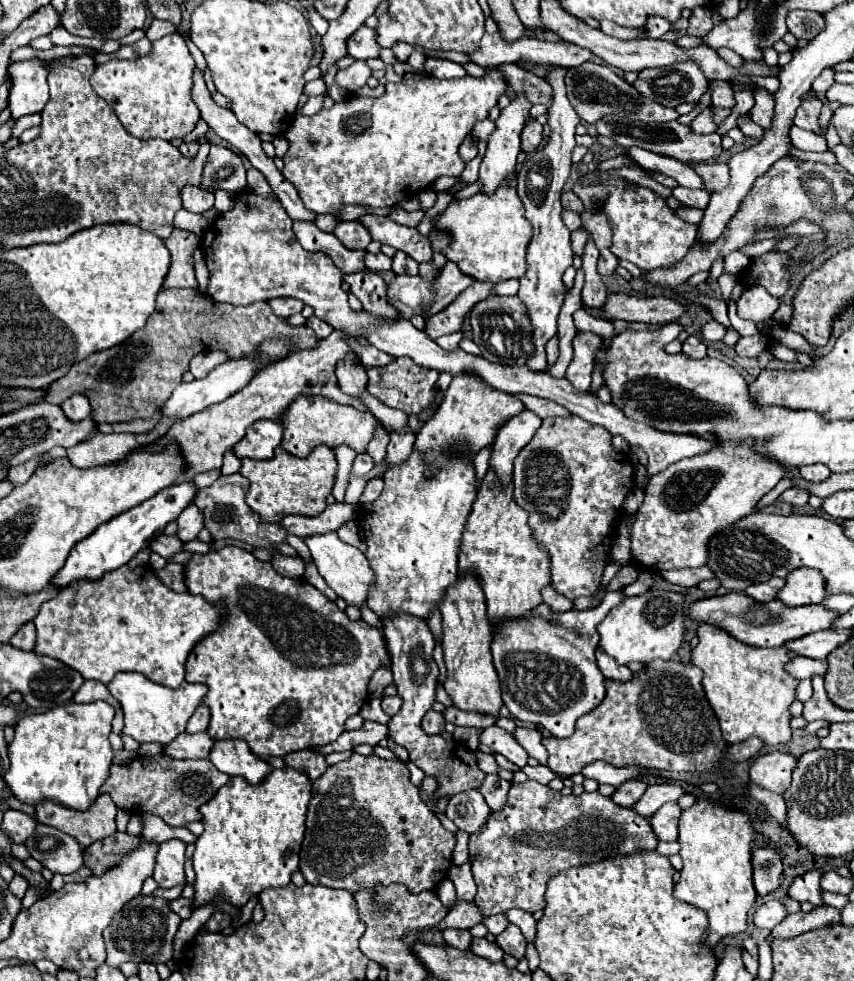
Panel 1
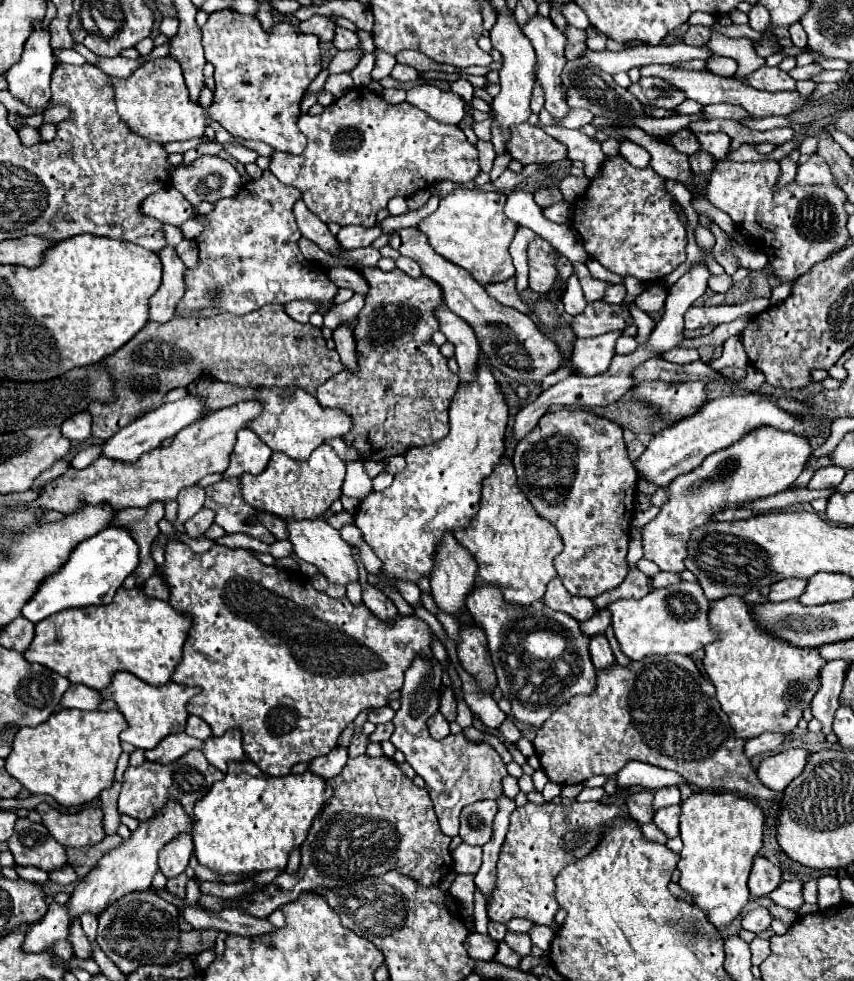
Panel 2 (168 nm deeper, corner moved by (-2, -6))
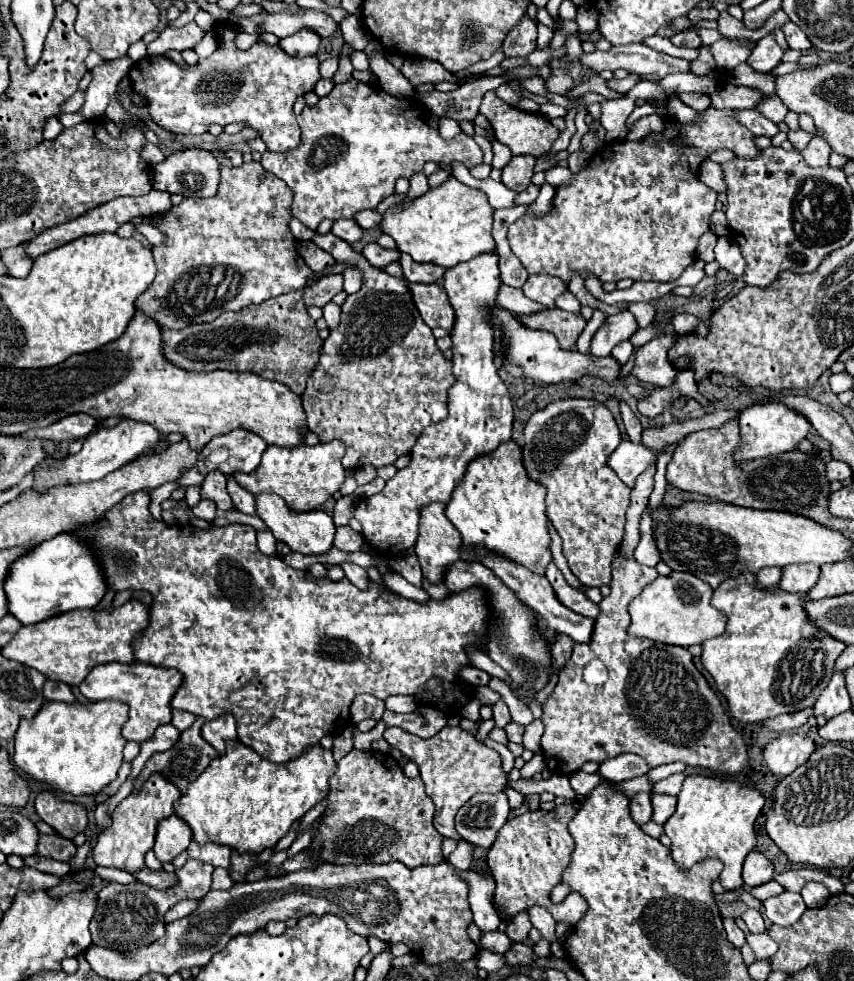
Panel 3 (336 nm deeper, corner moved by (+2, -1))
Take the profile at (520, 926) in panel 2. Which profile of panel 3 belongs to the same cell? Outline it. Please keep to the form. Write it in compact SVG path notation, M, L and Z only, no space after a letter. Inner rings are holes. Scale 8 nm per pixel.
M530 908L528 910L528 916L530 916L530 922L534 928L540 930L542 938L548 940L548 942L556 942L556 922L552 920L552 914L548 914L546 908Z

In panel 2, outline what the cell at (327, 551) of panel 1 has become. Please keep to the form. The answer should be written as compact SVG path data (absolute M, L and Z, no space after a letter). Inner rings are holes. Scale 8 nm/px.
M286 519L286 529L288 529L288 541L294 547L294 553L316 565L320 569L322 575L328 577L330 583L350 583L354 579L358 579L358 567L356 561L352 557L352 547L340 537L340 533L324 519L304 519L304 521L296 521L296 519Z

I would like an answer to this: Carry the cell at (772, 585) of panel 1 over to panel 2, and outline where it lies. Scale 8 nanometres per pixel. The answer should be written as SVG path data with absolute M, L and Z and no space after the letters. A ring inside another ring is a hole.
M784 579L784 581L778 581L772 585L772 591L768 595L770 601L788 601L788 599L798 599L804 589L806 589L806 583L804 579Z

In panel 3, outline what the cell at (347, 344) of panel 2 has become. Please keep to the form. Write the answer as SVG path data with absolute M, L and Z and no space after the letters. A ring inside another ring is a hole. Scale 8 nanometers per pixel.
M328 302L328 304L324 306L324 320L328 322L328 328L330 328L330 330L338 328L338 324L340 324L340 306Z

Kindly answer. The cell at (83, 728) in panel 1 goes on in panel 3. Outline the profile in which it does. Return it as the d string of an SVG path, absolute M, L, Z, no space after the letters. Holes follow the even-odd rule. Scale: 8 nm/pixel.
M116 700L92 704L46 702L32 720L20 720L14 736L14 764L38 782L50 784L64 794L98 794L108 786L122 764L126 740L120 730L128 720L128 706Z

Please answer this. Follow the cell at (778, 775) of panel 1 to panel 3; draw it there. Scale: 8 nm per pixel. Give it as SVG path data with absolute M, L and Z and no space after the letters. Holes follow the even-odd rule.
M790 732L790 734L780 734L778 738L770 740L762 754L770 772L778 778L784 778L792 774L798 766L802 766L810 758L814 748L816 746L810 738Z

